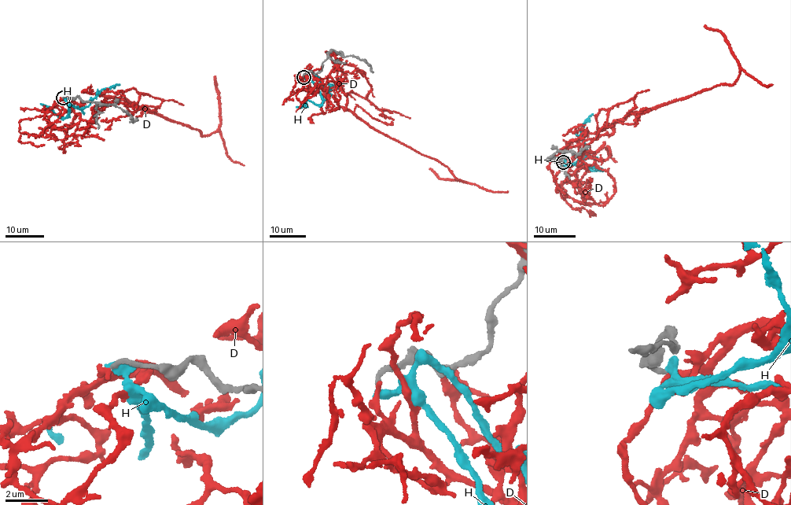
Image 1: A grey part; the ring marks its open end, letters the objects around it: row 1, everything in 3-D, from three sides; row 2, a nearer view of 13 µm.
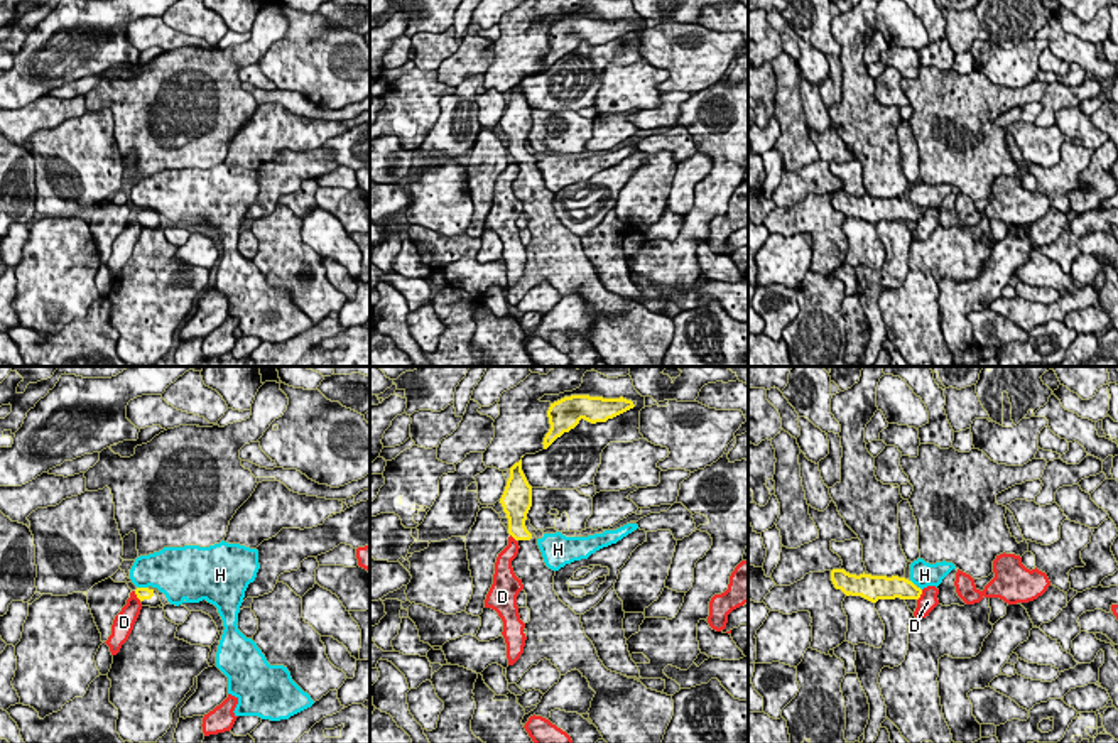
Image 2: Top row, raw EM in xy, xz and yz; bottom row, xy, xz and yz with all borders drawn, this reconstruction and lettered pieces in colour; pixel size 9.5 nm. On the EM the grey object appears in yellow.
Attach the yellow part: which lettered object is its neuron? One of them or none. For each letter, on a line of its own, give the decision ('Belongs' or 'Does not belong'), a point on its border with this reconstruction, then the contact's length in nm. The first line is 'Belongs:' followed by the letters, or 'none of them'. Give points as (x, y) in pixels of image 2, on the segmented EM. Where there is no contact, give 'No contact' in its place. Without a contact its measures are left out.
Belongs: none of them
D: Does not belong. Touches yellow at yz (921, 593). Shared border 120 nm
H: Does not belong. Touches yellow at xy (142, 588). Shared border 110 nm

